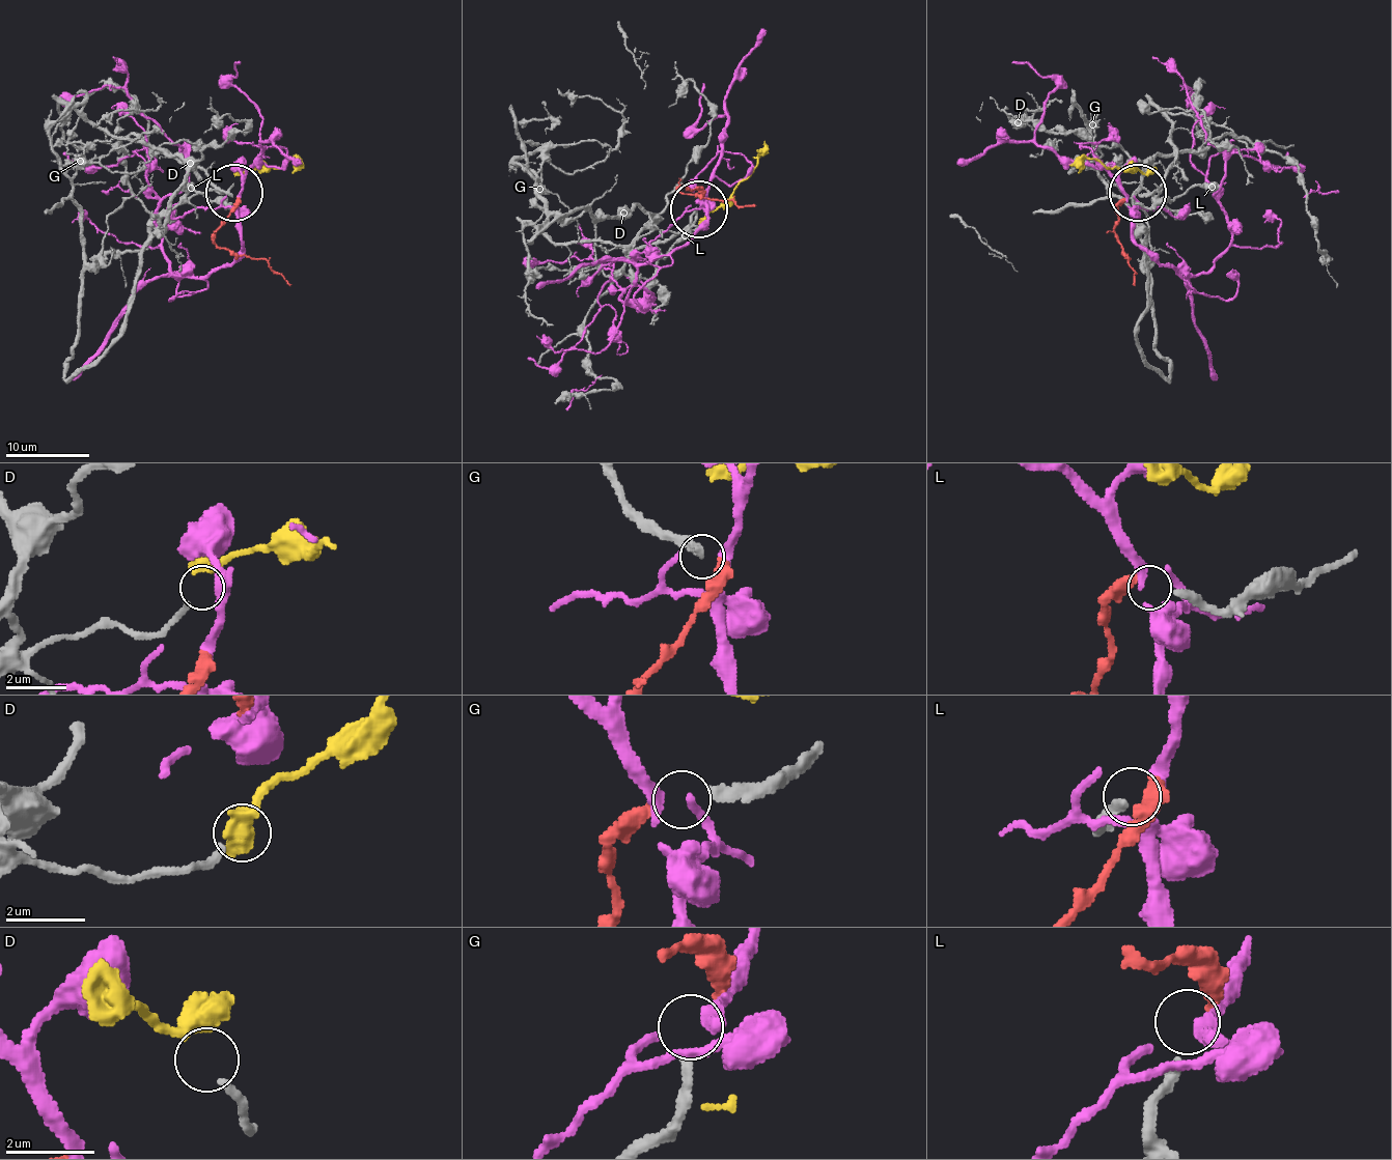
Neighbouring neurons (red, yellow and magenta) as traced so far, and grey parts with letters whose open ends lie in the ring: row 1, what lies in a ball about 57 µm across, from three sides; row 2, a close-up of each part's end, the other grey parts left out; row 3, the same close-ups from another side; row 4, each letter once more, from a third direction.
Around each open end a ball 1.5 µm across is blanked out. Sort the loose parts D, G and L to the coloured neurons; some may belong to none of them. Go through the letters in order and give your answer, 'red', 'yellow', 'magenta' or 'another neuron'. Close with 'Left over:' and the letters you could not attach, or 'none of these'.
D: yellow
G: red
L: another neuron
Left over: L

